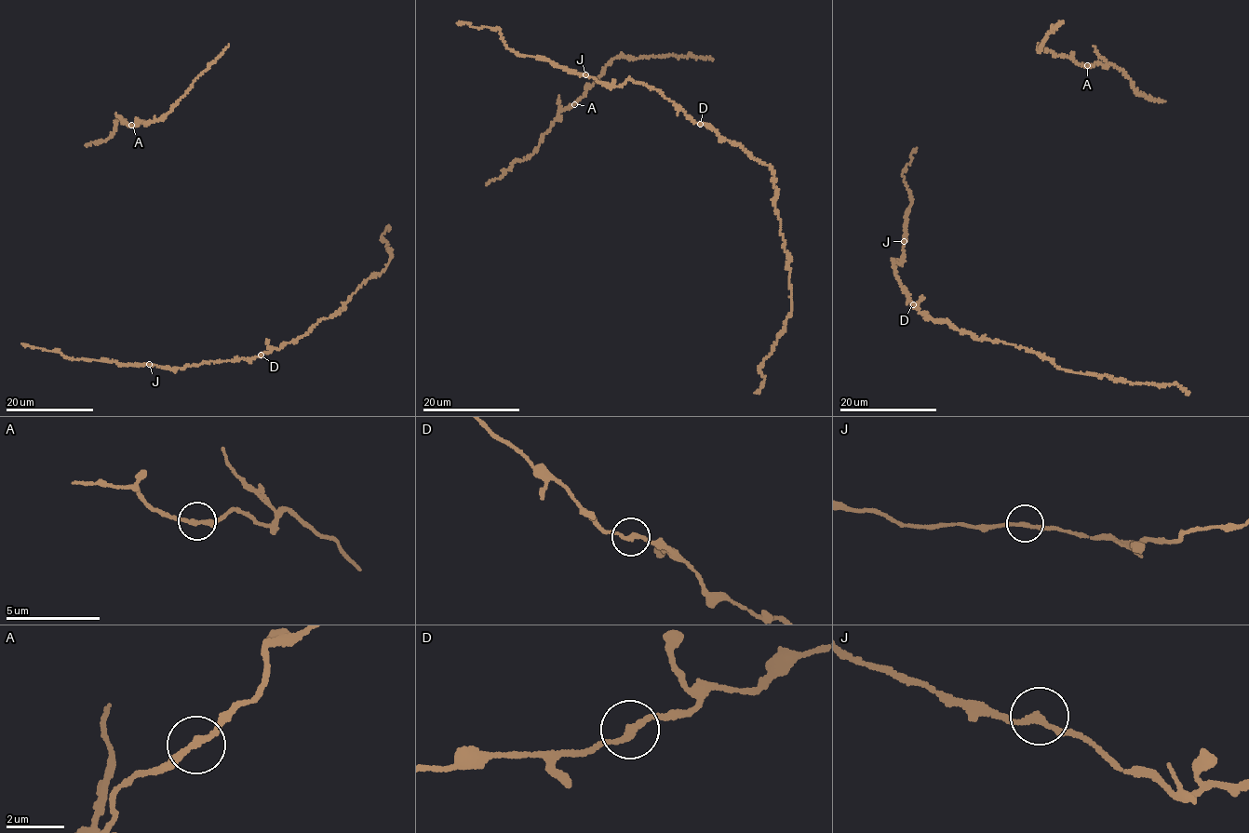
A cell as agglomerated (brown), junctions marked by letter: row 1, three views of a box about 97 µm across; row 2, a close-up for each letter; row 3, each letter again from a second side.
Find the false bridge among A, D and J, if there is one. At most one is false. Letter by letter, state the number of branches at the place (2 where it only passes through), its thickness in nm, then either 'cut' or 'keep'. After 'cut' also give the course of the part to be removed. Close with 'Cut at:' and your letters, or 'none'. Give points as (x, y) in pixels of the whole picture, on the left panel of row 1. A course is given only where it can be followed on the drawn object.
A: branches 2; calibre 200 nm; keep
D: branches 2; calibre 190 nm; keep
J: branches 2; calibre 190 nm; keep
Cut at: none

